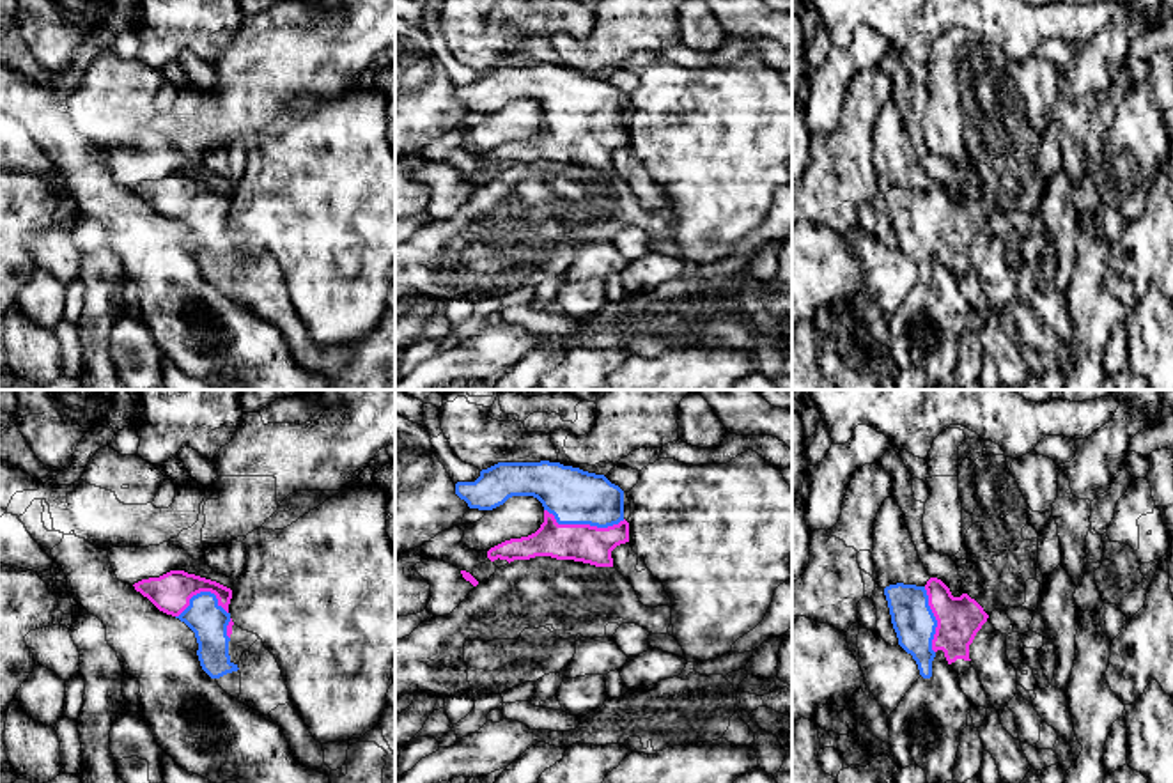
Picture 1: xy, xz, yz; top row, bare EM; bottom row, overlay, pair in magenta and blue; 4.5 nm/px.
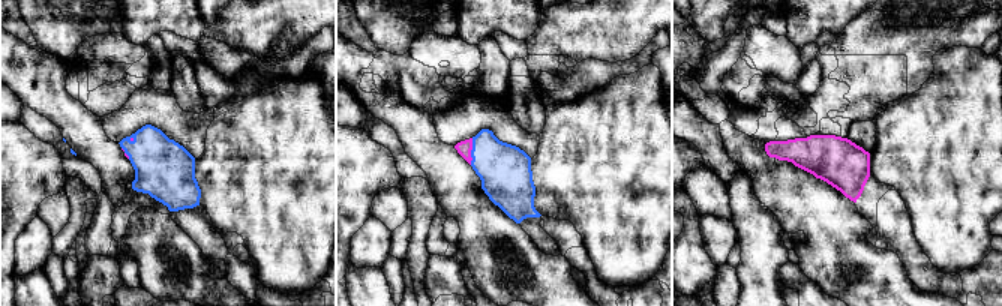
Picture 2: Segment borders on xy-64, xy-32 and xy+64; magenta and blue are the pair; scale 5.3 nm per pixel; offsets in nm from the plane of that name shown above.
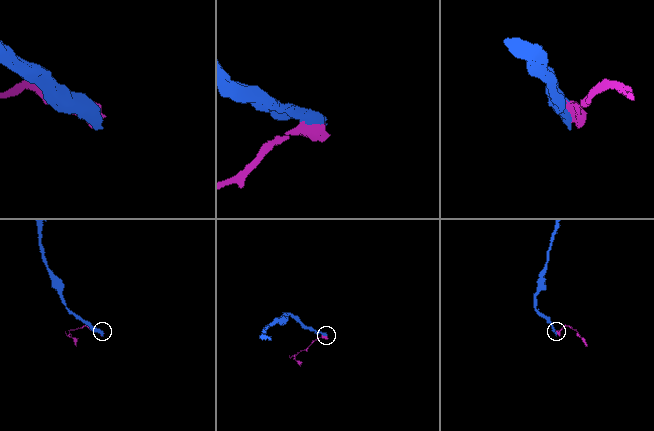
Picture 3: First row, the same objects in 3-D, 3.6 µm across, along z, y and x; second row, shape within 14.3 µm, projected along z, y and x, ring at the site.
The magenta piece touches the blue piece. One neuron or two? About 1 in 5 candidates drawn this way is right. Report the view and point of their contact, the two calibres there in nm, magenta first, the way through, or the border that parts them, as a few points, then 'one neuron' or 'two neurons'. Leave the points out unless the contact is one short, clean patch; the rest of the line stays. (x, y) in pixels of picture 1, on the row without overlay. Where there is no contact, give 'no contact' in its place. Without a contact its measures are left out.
xz (583, 128) | 180/260 nm | one neuron

